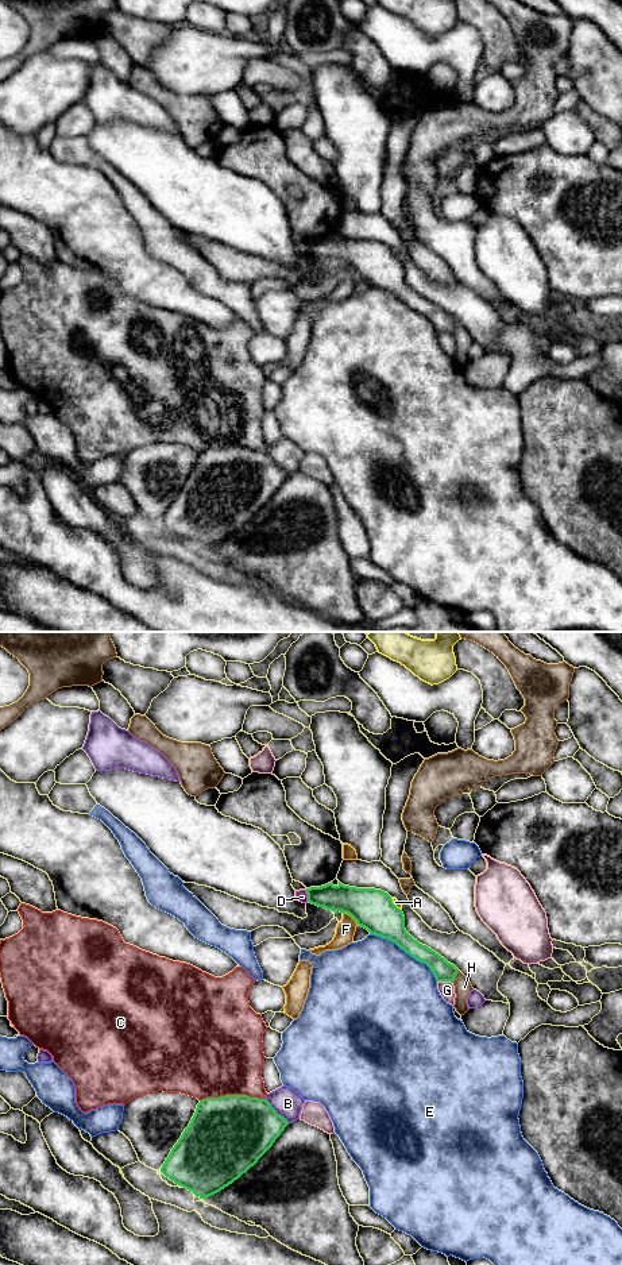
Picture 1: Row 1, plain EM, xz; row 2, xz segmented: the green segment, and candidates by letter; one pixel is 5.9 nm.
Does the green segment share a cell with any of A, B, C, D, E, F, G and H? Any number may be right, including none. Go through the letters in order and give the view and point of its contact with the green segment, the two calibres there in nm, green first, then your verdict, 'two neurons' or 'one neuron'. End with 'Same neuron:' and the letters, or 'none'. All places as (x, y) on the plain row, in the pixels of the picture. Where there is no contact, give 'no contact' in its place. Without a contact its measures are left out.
A: xz (394, 257) | 240/40 nm | two neurons
B: xz (275, 465) | 420/170 nm | two neurons
C: xz (232, 447) | 460/480 nm | two neurons
D: xz (308, 247) | 160/60 nm | two neurons
E: xz (406, 304) | 220/500 nm | two neurons
F: xz (351, 267) | 240/120 nm | two neurons
G: xz (445, 332) | 120/100 nm | two neurons
H: xz (455, 327) | 120/100 nm | two neurons
Same neuron: none

